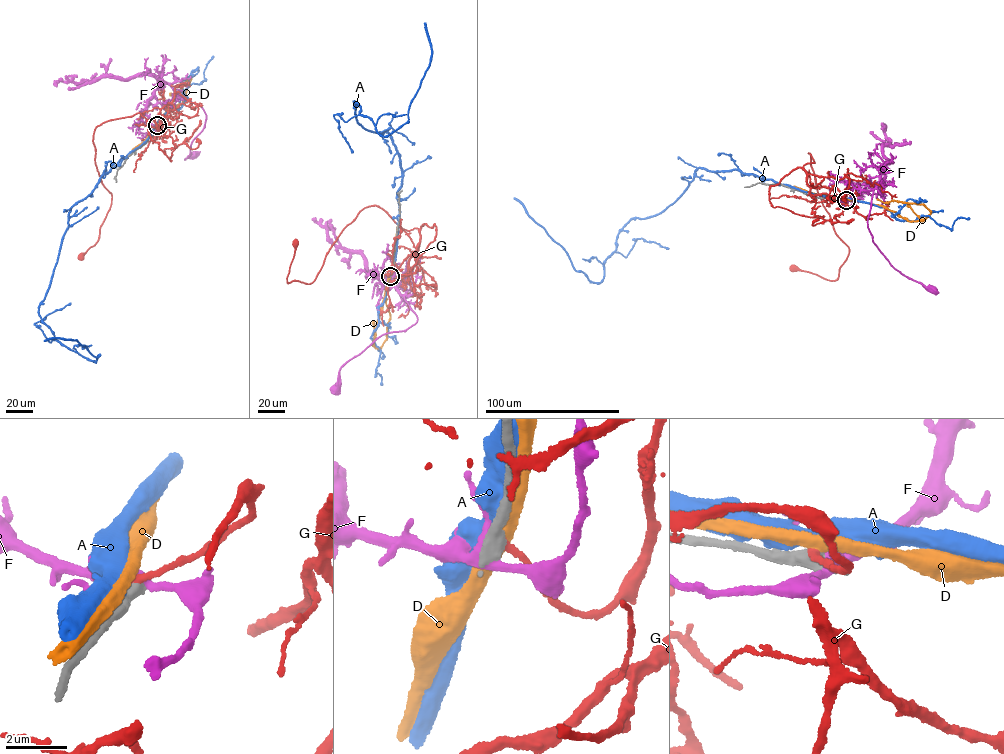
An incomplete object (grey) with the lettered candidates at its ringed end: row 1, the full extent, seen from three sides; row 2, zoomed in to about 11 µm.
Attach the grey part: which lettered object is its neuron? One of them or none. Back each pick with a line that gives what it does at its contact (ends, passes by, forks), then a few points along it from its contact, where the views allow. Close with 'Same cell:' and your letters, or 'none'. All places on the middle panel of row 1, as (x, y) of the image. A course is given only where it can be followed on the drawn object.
Same cell: none

